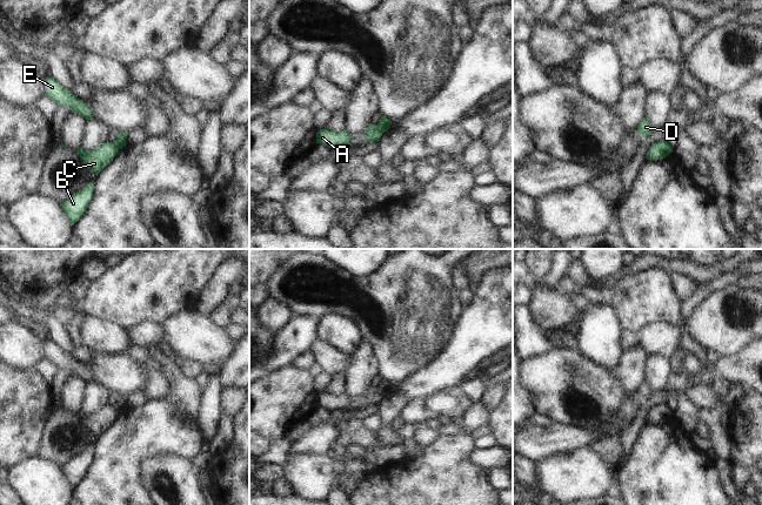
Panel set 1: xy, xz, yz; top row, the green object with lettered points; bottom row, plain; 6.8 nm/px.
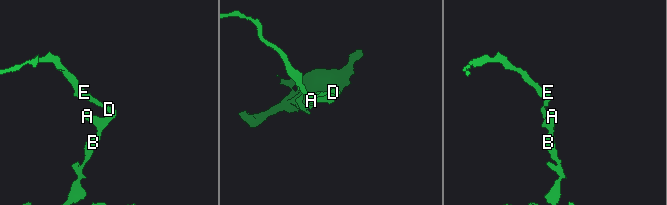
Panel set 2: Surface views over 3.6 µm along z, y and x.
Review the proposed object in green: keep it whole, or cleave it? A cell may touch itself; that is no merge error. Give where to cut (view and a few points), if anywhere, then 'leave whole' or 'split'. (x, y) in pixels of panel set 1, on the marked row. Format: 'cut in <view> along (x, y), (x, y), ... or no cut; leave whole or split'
cut in xz along (375, 127), (382, 133); split

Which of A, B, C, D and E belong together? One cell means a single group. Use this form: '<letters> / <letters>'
A B C / D E

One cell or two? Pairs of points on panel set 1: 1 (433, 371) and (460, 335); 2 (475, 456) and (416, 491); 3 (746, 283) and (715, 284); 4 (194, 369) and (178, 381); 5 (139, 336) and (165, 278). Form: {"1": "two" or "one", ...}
{"1": "one", "2": "two", "3": "two", "4": "two", "5": "two"}

